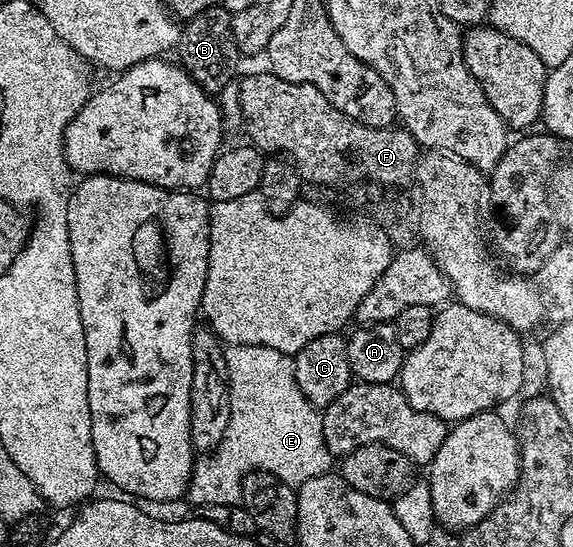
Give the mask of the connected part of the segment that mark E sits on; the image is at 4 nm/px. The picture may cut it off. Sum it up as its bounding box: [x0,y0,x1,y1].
[186,345,333,507]

